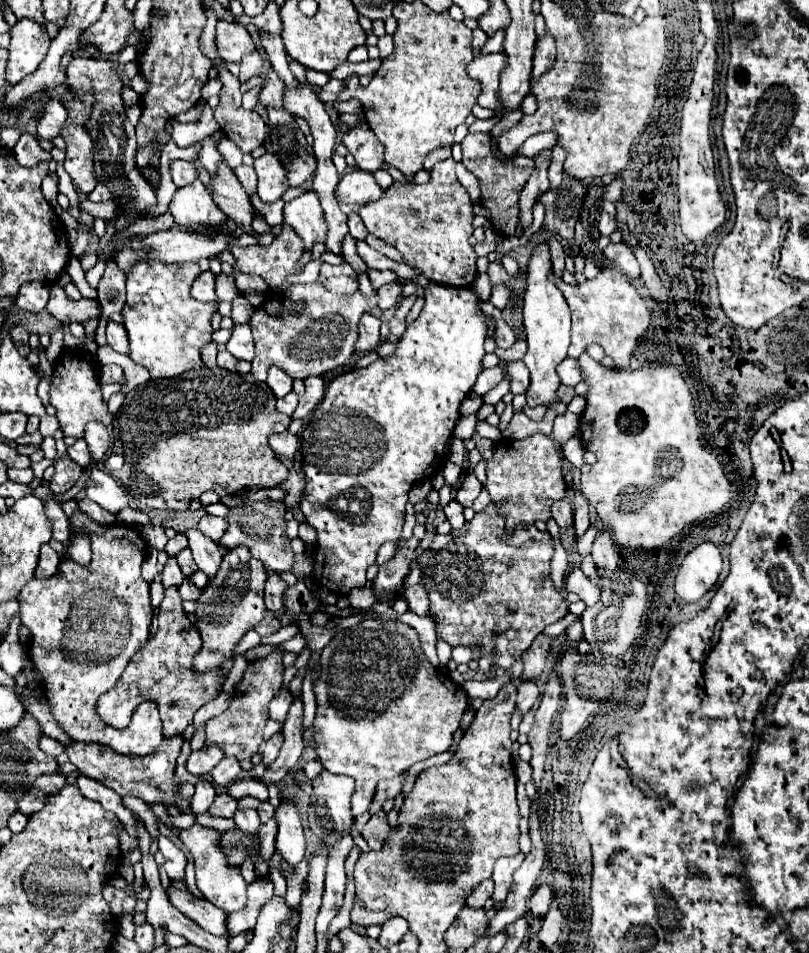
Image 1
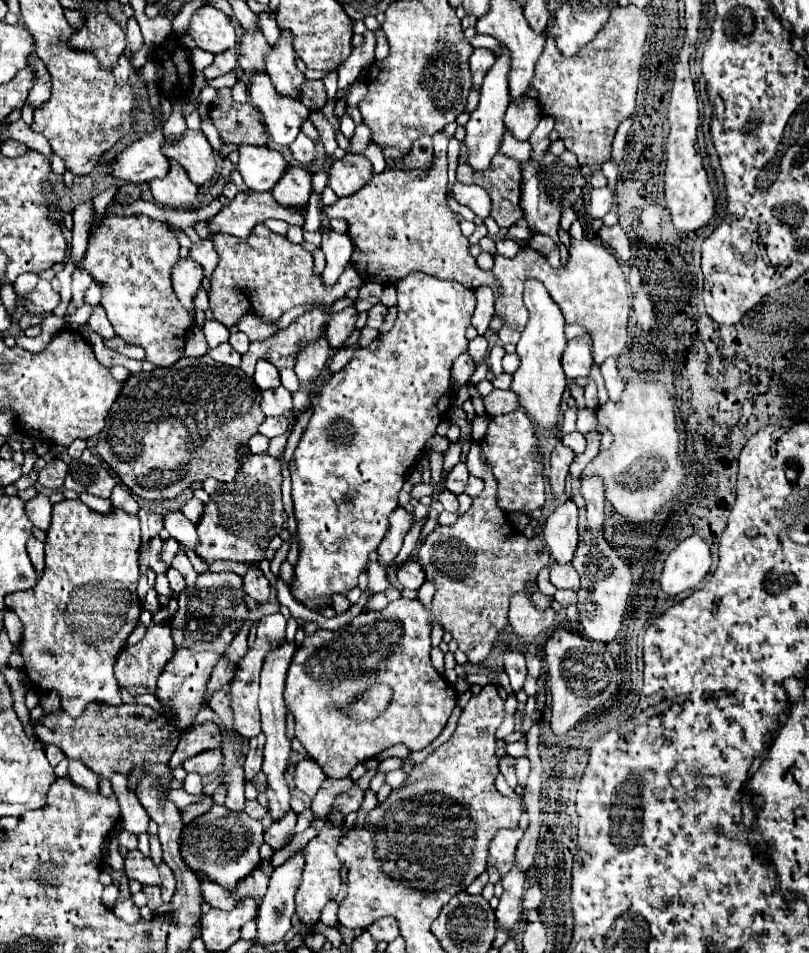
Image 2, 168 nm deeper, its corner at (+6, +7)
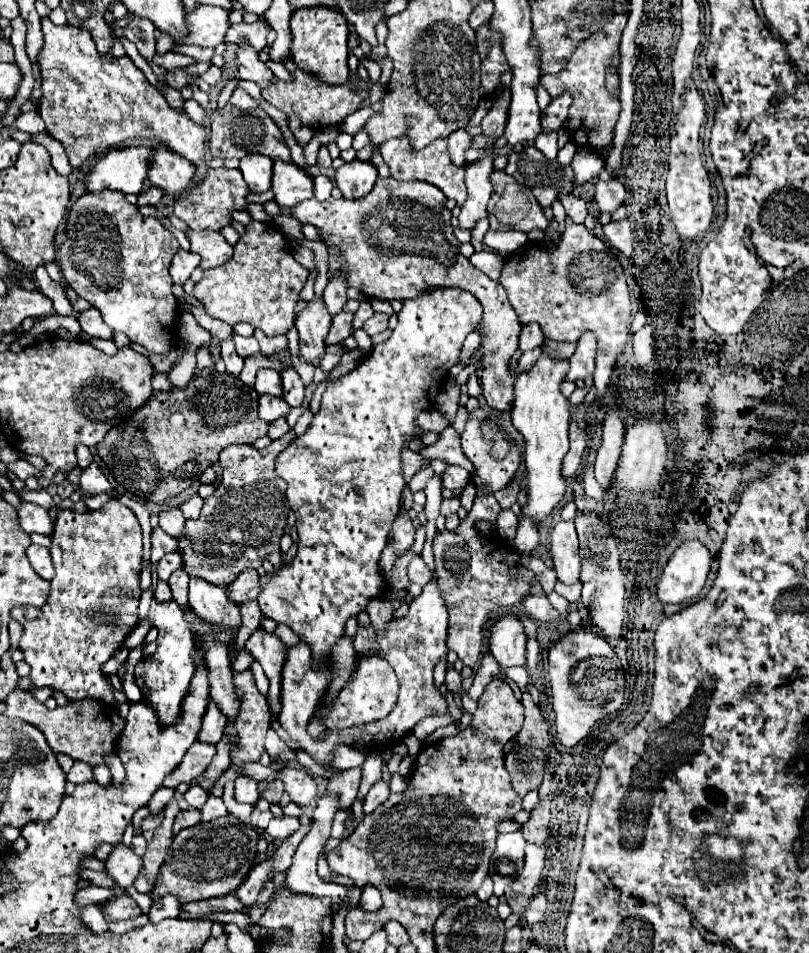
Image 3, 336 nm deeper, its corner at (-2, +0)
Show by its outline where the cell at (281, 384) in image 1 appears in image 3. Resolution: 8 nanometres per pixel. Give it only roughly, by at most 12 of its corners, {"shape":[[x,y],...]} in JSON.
{"shape":[[260,370],[254,390],[282,396],[282,378],[276,370]]}

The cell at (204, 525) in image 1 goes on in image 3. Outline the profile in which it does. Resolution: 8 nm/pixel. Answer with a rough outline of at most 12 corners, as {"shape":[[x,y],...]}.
{"shape":[[192,494],[178,508],[186,518],[198,518],[202,498]]}

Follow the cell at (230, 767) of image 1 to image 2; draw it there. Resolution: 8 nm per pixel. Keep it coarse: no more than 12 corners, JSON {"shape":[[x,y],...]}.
{"shape":[[208,749],[182,763],[186,773],[212,775],[220,769],[220,749]]}

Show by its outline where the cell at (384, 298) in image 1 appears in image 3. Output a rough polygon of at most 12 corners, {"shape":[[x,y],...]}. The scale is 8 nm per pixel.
{"shape":[[362,302],[352,326],[358,330],[374,314],[370,302]]}

